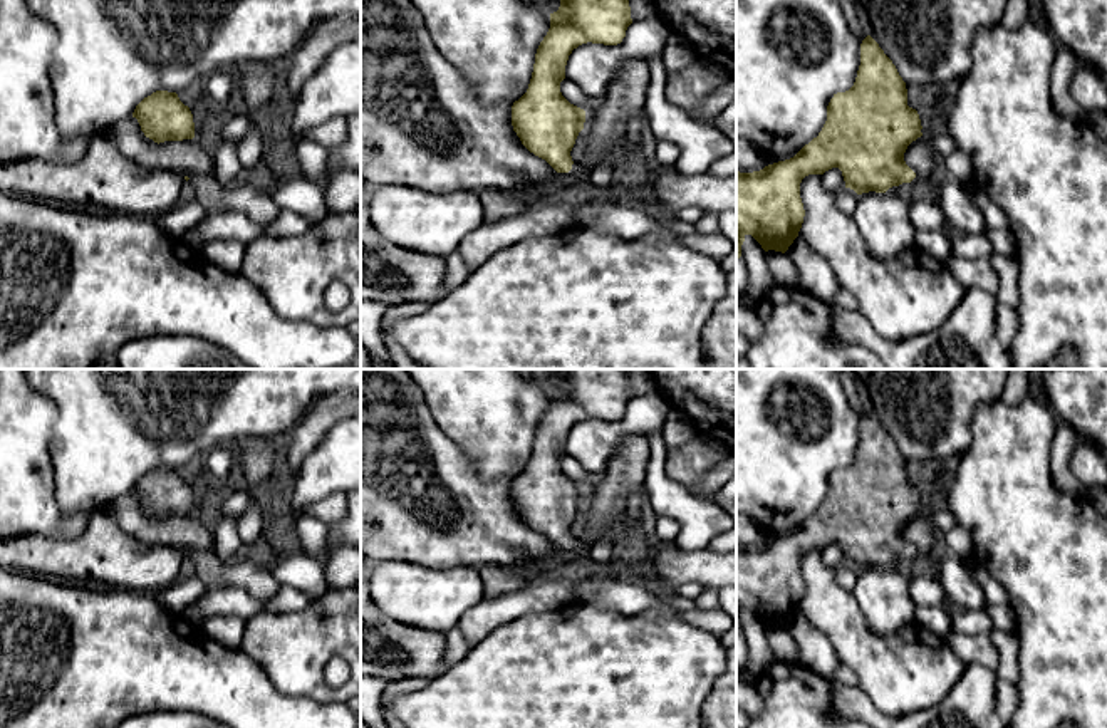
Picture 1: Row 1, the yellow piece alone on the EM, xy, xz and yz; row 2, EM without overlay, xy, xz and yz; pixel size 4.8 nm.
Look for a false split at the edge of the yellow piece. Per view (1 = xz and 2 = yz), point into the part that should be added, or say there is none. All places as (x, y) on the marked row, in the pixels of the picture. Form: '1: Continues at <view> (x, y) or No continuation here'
1: Continues at xz (576, 170)
2: Continues at yz (916, 182)

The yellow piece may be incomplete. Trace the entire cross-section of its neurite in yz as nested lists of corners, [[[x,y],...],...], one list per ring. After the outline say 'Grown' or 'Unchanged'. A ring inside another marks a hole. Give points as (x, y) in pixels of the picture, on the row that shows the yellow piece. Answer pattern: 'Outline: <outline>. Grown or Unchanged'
Outline: [[[867,35],[860,44],[860,65],[854,86],[837,92],[827,106],[827,121],[808,144],[793,158],[765,166],[760,171],[736,171],[736,258],[741,245],[751,235],[765,252],[785,253],[803,223],[805,210],[800,198],[800,183],[808,174],[824,174],[832,168],[842,171],[845,188],[857,195],[886,193],[892,186],[911,183],[919,195],[924,186],[906,164],[907,146],[922,136],[916,109],[907,106],[906,82],[879,44]]]. Grown

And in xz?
Outline: [[[560,0],[540,42],[527,92],[512,106],[512,126],[522,144],[557,173],[589,179],[570,151],[584,129],[585,111],[560,92],[565,65],[582,44],[617,45],[632,23],[629,0]]]. Grown

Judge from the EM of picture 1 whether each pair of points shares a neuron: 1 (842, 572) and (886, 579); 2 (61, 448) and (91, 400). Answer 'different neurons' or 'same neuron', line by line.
1: different neurons
2: same neuron

